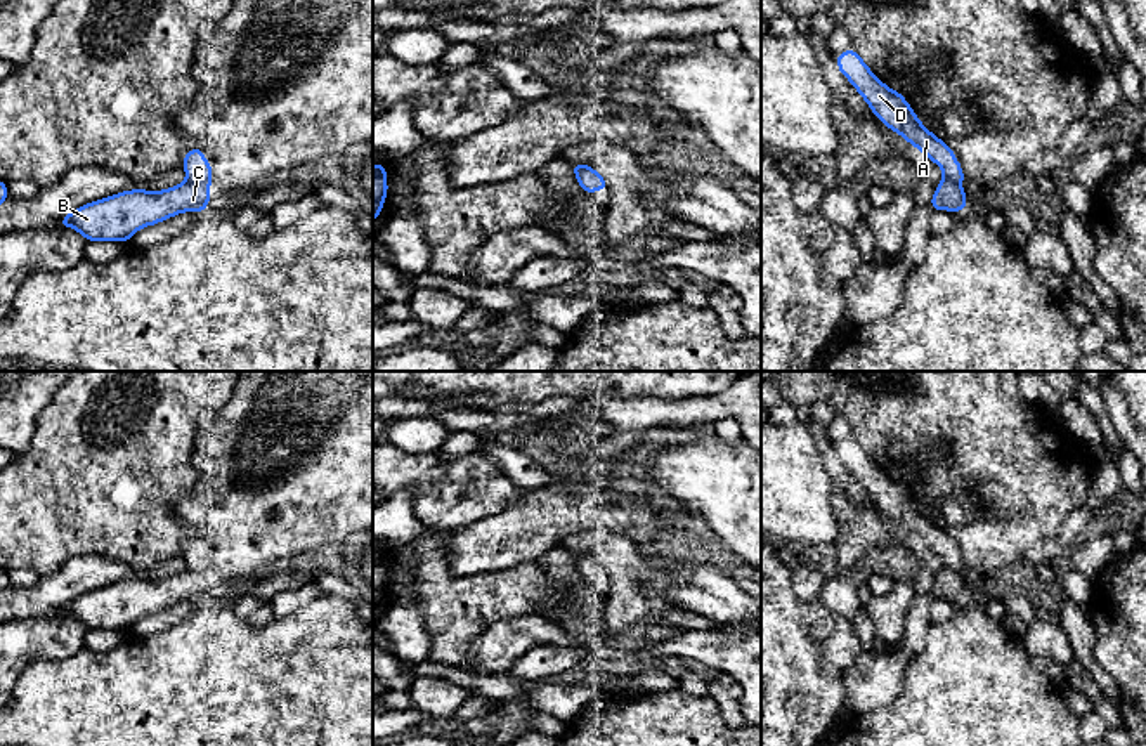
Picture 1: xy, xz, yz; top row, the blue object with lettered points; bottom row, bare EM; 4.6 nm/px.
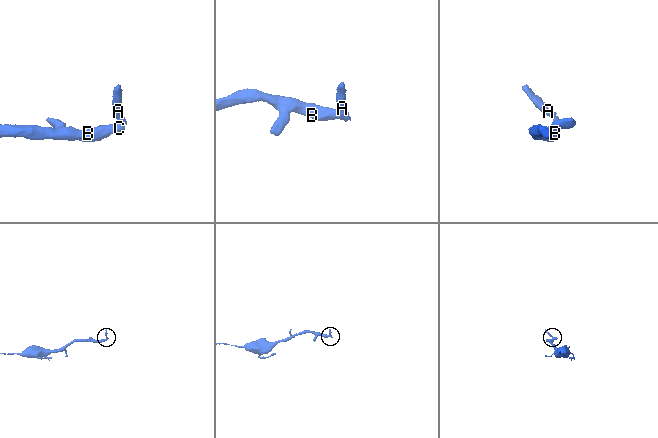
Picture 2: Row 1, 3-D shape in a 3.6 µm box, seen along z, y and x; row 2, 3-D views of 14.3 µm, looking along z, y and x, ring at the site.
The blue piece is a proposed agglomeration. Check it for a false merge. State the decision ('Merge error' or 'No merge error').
Merge error

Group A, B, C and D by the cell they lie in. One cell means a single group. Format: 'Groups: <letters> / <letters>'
Groups: A D / B C

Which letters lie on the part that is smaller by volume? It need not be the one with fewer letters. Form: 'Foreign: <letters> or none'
Foreign: A, D

